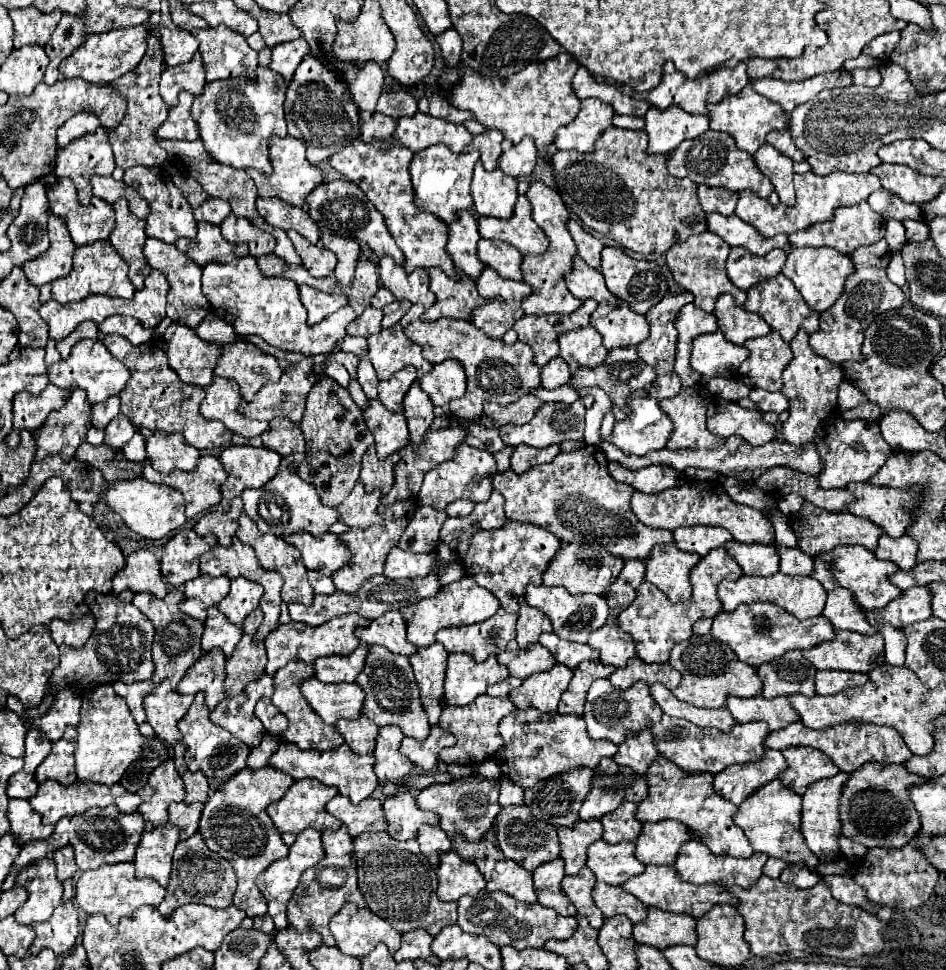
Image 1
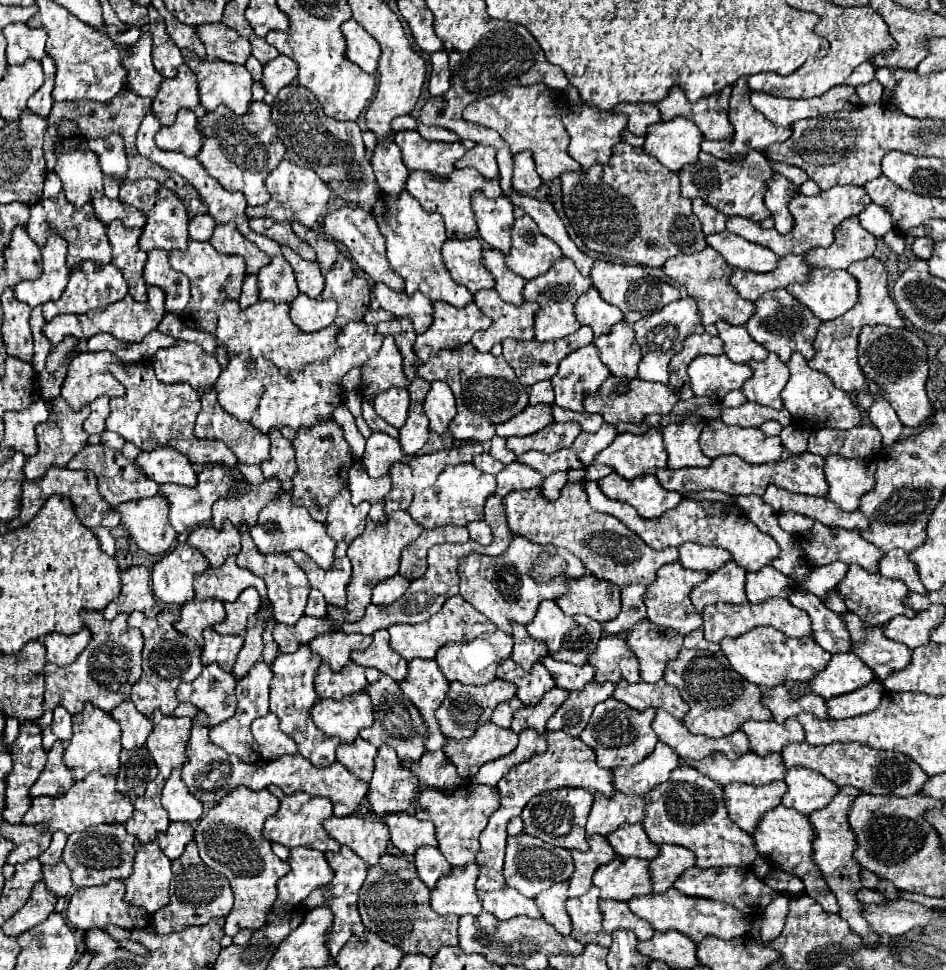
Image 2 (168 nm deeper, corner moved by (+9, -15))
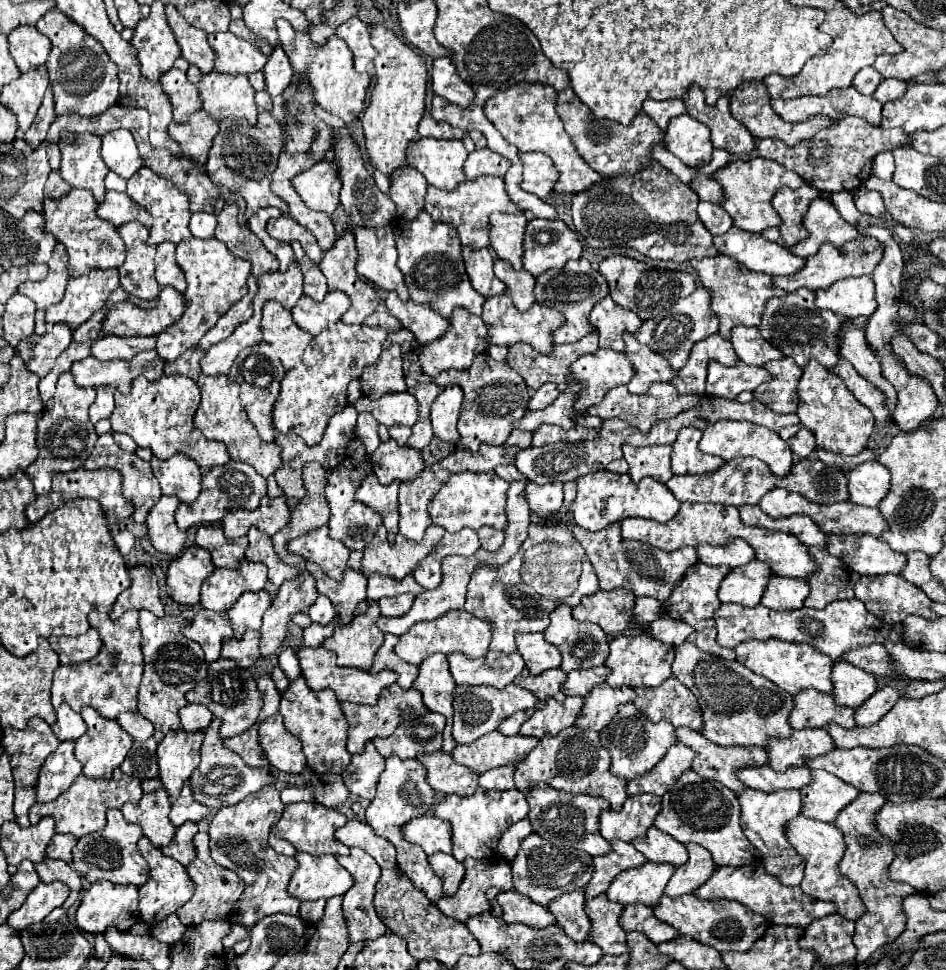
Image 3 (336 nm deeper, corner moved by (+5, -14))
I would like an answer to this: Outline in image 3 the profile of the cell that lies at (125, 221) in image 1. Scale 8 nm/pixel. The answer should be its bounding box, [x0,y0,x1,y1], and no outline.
[118,222,160,300]

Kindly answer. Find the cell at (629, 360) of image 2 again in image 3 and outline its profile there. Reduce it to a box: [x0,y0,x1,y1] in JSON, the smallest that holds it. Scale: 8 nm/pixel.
[624,334,678,394]

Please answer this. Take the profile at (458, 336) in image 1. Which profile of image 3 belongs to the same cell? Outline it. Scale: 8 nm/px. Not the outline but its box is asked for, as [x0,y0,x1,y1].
[434,354,530,452]

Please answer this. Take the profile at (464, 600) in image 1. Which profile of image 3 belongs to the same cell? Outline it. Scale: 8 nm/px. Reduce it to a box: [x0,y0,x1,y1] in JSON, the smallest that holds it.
[396,610,492,666]

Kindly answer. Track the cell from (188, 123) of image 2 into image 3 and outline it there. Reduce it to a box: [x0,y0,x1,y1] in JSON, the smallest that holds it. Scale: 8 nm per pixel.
[168,110,220,164]

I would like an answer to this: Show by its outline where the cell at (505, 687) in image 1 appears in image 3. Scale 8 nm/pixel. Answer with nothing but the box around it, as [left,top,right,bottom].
[500,710,534,734]

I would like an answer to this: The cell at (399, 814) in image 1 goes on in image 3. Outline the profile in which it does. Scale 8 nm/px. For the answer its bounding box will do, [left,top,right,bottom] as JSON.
[402,814,452,856]

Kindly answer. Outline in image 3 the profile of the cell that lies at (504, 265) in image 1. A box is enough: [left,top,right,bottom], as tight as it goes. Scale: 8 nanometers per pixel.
[494,260,536,310]

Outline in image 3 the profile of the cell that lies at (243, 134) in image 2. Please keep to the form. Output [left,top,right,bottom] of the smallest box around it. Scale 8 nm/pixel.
[206,112,288,220]

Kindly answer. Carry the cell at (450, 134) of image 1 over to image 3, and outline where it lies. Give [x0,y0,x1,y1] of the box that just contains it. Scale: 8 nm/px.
[408,138,468,192]

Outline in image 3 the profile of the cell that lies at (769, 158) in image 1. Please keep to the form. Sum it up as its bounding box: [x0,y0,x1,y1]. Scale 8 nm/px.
[772,184,820,248]

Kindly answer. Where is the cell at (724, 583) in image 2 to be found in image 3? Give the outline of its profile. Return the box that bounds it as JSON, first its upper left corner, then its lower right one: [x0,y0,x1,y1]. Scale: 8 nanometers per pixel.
[718,560,774,608]

